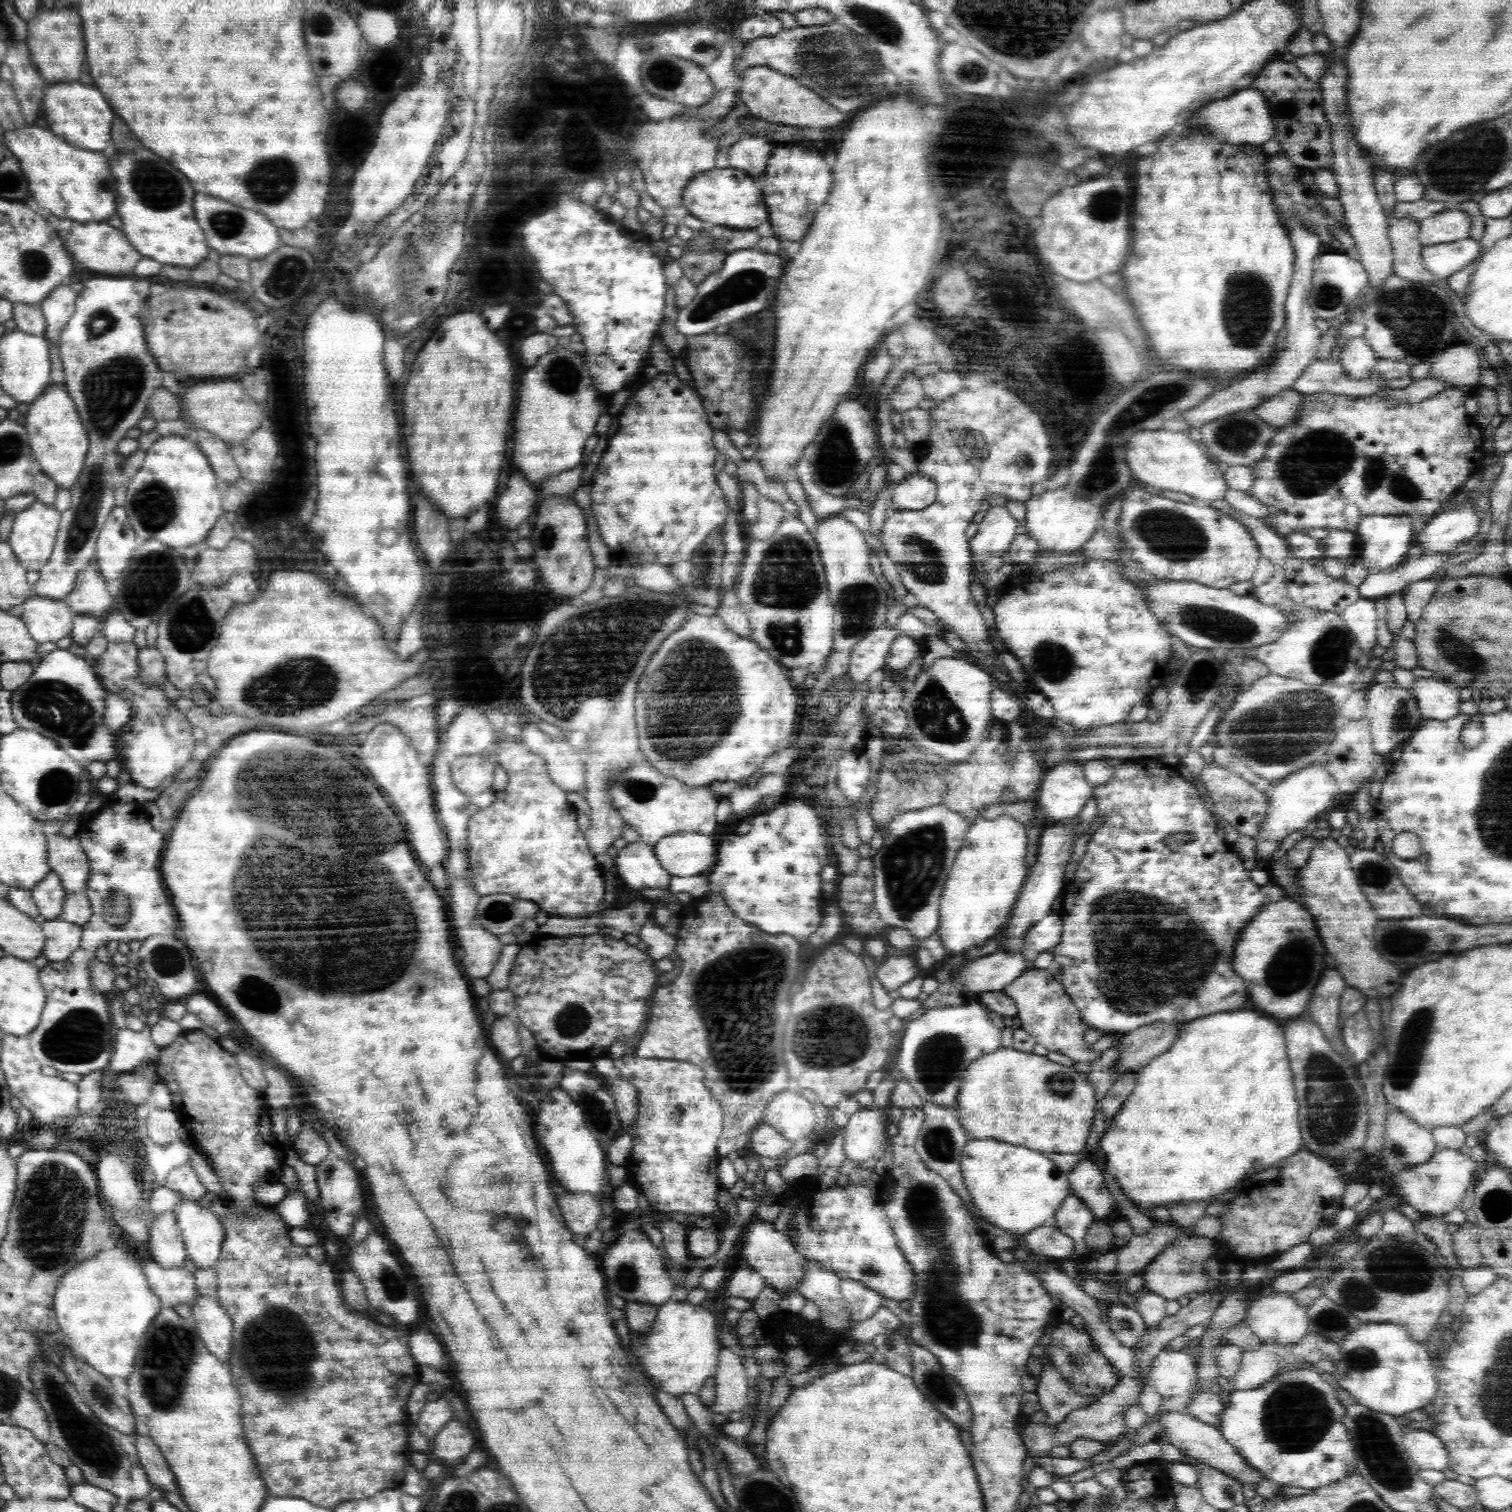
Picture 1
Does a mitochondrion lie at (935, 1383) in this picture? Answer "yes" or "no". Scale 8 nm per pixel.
yes

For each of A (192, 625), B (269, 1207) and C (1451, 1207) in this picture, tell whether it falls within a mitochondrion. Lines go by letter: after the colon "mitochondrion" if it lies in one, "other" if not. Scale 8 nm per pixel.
A: mitochondrion
B: other
C: other

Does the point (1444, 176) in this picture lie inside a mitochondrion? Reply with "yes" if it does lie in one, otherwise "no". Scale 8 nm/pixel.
yes

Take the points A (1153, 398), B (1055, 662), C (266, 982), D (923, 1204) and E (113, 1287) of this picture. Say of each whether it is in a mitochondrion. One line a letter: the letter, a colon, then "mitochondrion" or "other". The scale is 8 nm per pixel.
A: mitochondrion
B: mitochondrion
C: mitochondrion
D: mitochondrion
E: other

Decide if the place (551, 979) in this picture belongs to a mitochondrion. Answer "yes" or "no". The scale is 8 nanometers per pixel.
no

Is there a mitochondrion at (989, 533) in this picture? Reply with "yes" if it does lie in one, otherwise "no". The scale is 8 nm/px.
no

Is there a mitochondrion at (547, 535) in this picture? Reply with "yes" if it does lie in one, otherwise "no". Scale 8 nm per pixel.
yes

